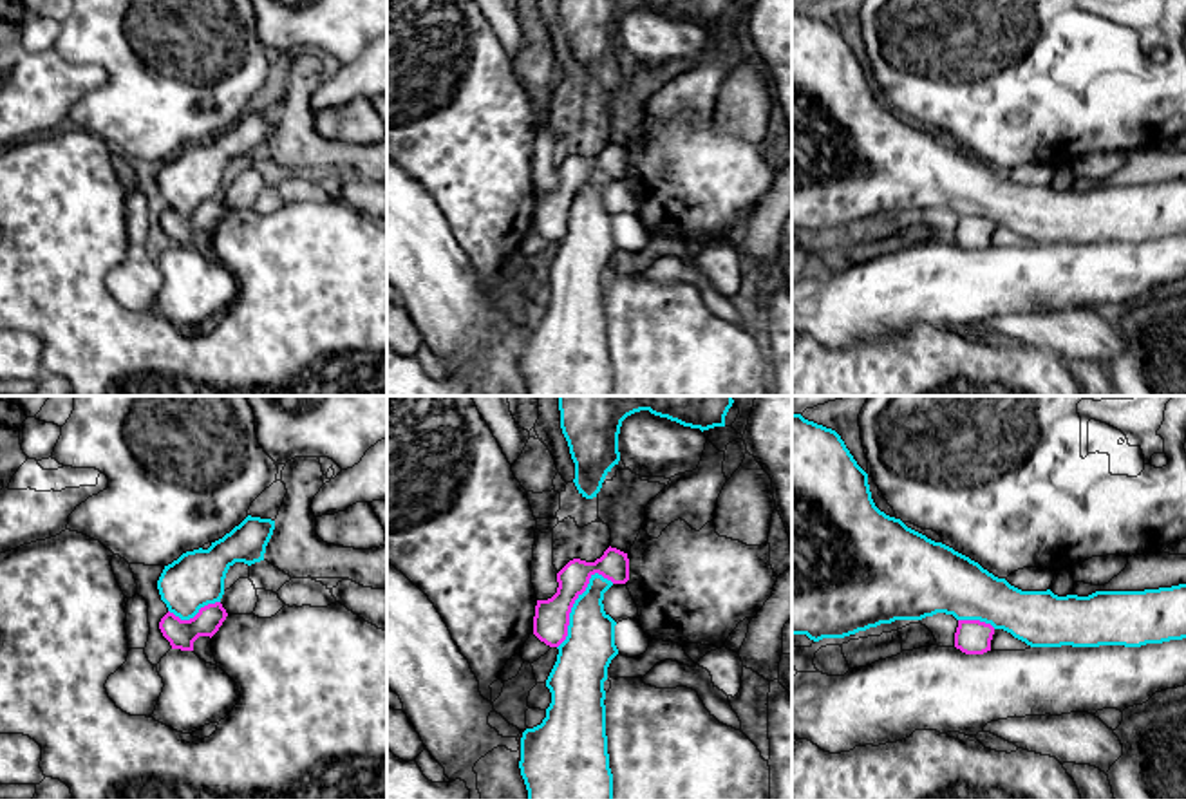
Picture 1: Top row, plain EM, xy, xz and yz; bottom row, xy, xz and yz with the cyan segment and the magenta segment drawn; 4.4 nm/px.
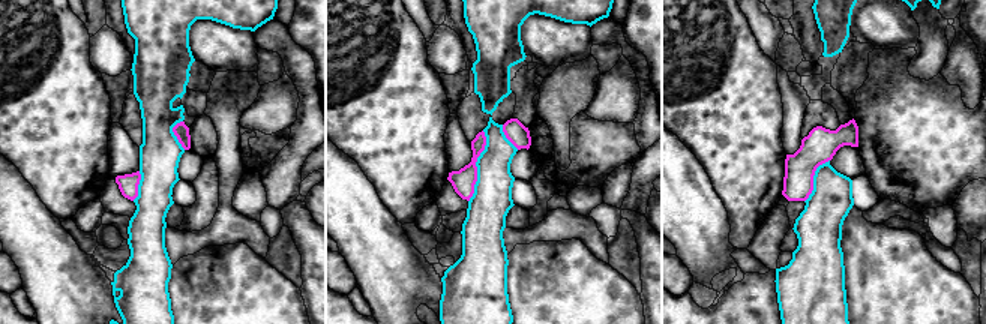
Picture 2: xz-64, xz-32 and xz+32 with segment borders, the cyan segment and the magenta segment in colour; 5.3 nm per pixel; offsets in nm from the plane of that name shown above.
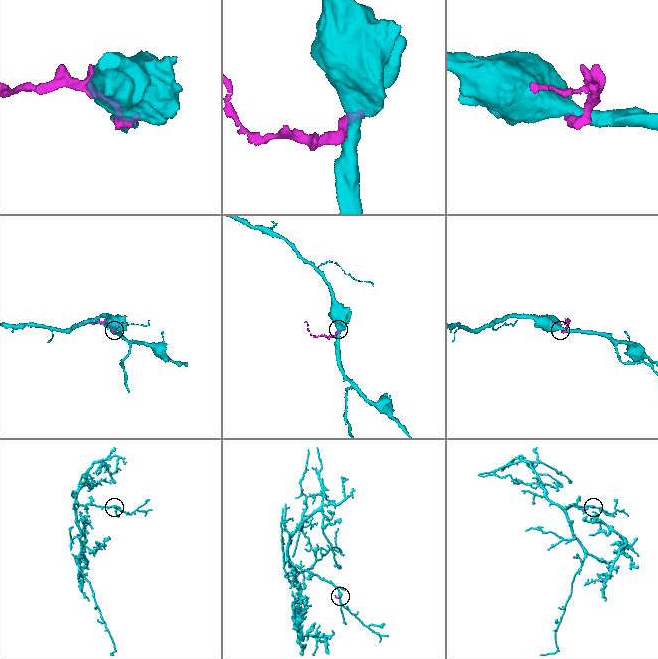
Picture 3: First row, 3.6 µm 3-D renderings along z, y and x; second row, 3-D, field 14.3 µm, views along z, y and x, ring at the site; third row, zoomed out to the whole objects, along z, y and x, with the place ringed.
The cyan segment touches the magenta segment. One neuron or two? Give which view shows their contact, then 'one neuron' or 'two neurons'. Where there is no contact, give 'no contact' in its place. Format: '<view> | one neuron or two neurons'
xz | two neurons

